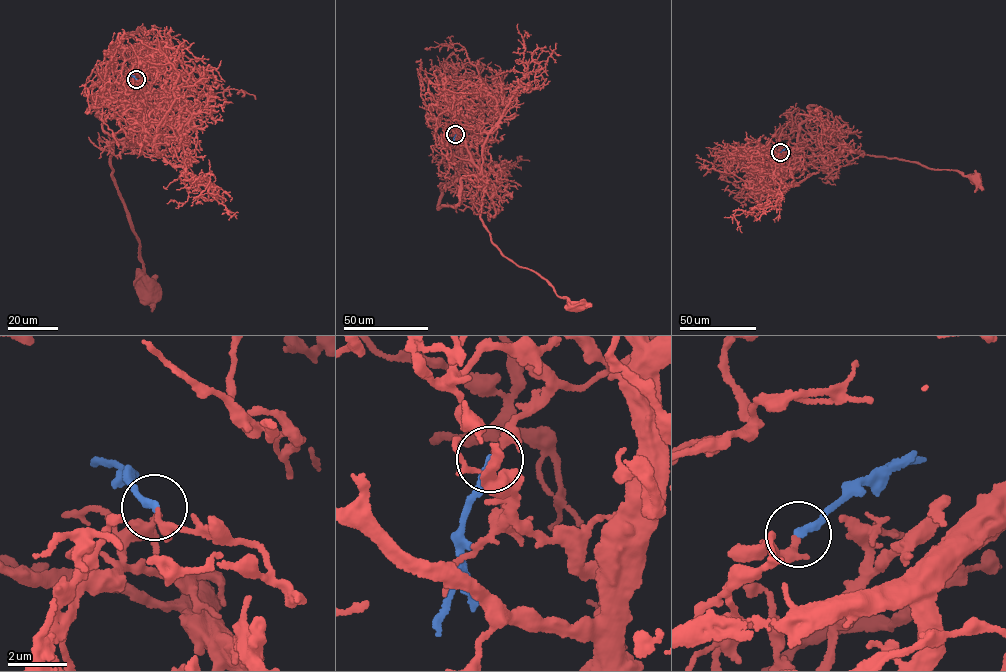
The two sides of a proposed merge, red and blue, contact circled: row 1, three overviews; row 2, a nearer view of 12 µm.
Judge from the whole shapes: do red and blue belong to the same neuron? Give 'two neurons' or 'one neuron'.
one neuron

